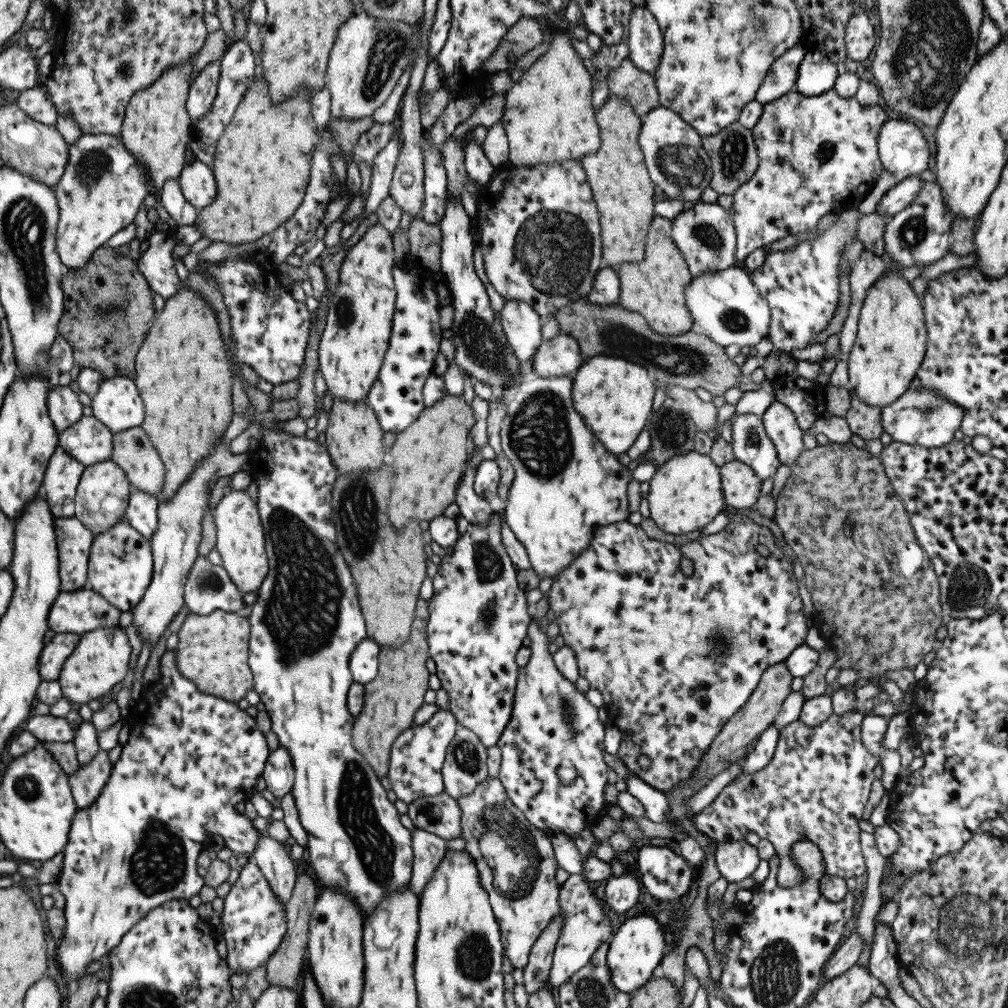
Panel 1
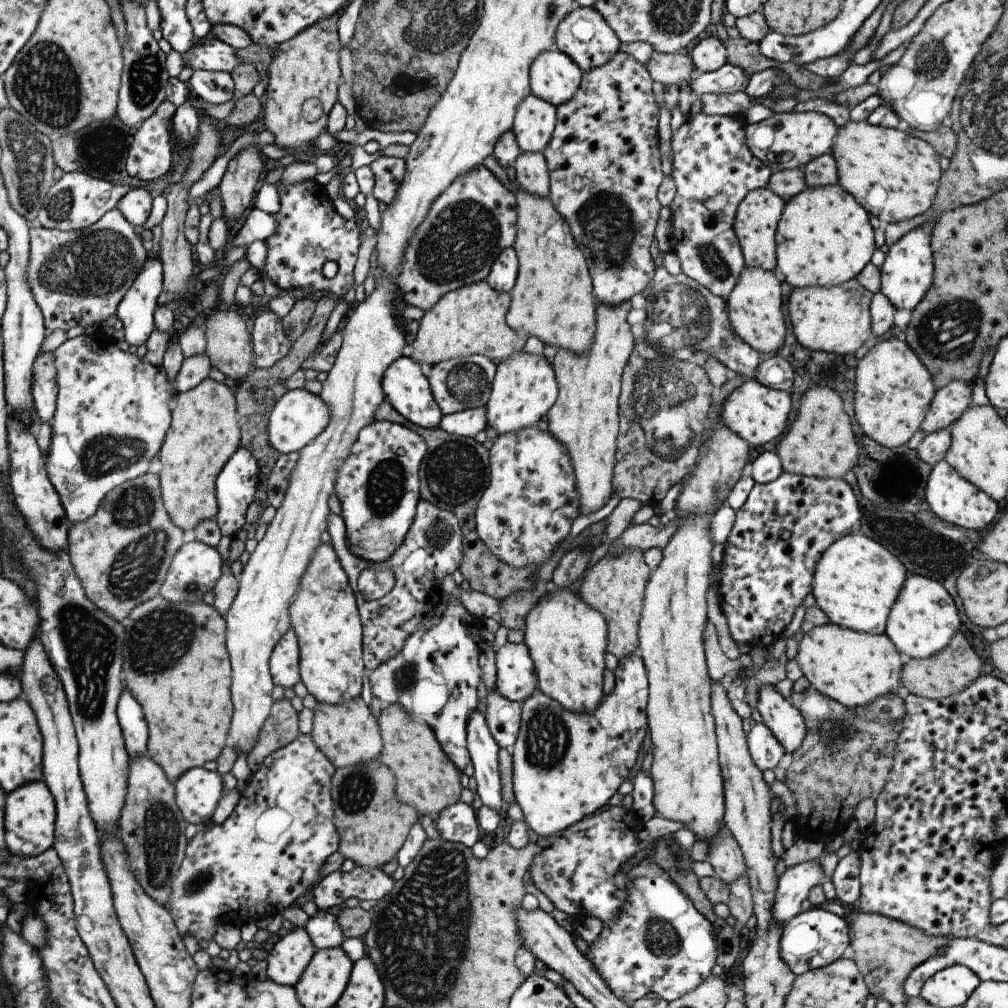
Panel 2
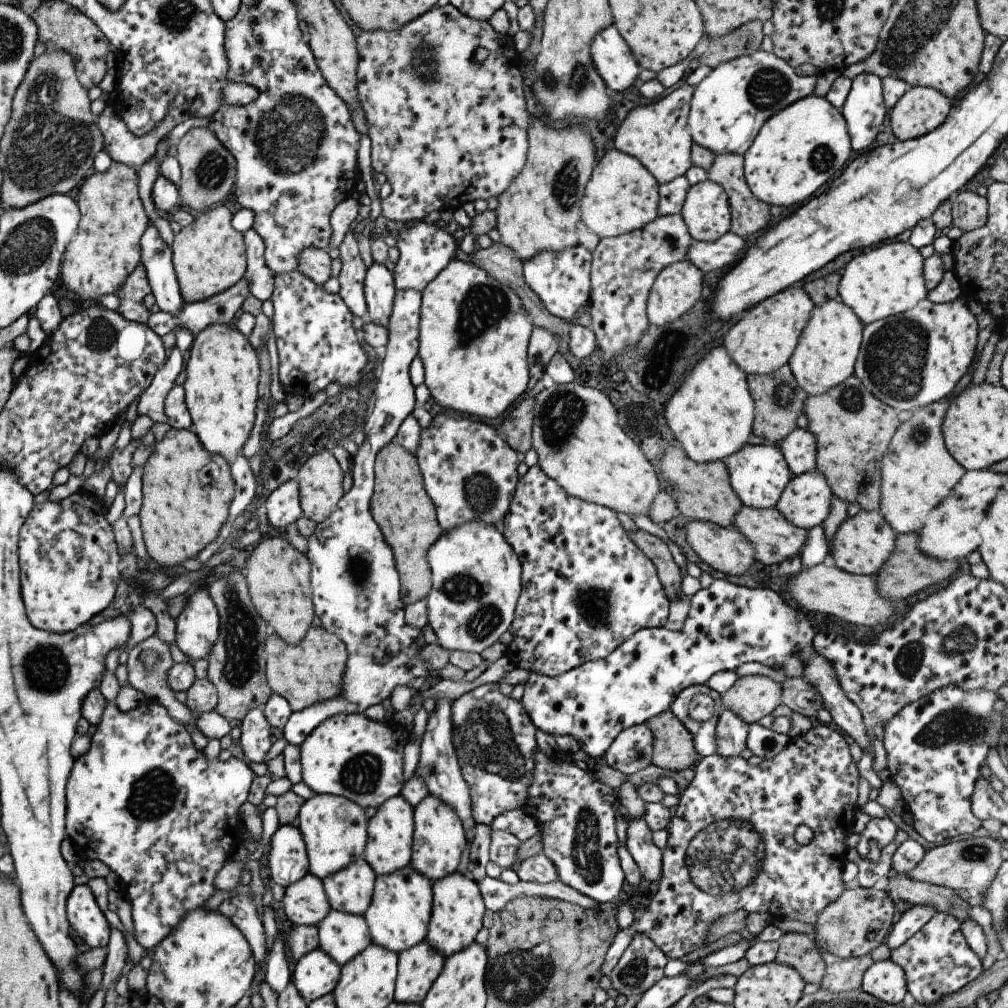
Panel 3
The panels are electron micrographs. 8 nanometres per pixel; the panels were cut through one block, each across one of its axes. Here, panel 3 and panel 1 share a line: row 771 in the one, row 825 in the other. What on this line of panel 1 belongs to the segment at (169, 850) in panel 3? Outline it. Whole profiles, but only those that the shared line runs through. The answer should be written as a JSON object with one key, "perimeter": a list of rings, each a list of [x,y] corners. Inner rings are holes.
{"perimeter":[[[166,650],[160,660],[159,672],[160,678],[151,685],[150,695],[146,692],[142,693],[141,698],[136,701],[126,718],[131,727],[129,739],[122,746],[120,759],[113,764],[112,774],[110,774],[106,786],[104,786],[96,802],[93,802],[88,808],[76,810],[74,822],[72,822],[72,830],[70,830],[70,836],[68,836],[70,840],[68,840],[68,844],[64,848],[64,856],[66,858],[62,860],[62,868],[56,886],[64,894],[66,900],[63,908],[66,927],[64,927],[64,935],[58,941],[56,962],[58,962],[58,968],[60,968],[62,978],[66,982],[66,988],[69,989],[69,995],[76,991],[77,981],[86,975],[88,964],[100,960],[114,946],[118,946],[122,936],[125,936],[126,932],[138,921],[142,920],[150,910],[174,899],[186,899],[188,901],[195,894],[200,894],[200,889],[205,884],[204,879],[197,873],[196,859],[204,849],[208,848],[207,844],[209,844],[210,838],[214,834],[222,836],[225,846],[232,851],[234,856],[244,853],[248,855],[248,858],[251,858],[252,851],[256,849],[256,843],[258,843],[258,837],[260,837],[261,832],[254,827],[252,820],[236,810],[236,804],[246,801],[257,786],[258,777],[263,775],[266,761],[270,756],[265,734],[261,733],[256,726],[256,719],[248,715],[245,710],[240,709],[237,703],[200,692],[197,686],[194,686],[188,678],[184,678],[180,674],[180,670],[176,666],[174,650]]]}

